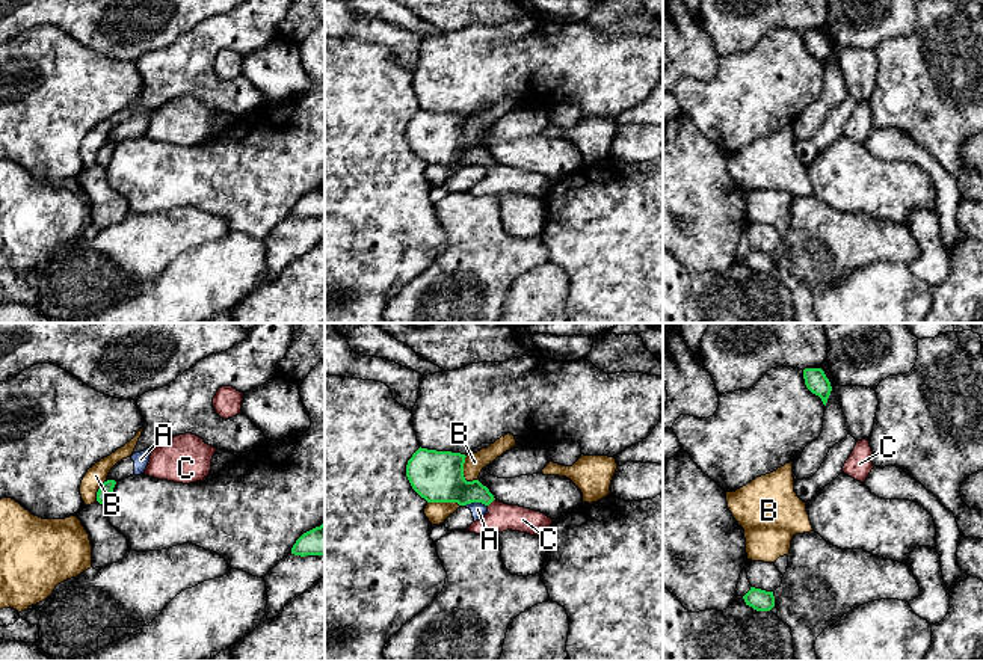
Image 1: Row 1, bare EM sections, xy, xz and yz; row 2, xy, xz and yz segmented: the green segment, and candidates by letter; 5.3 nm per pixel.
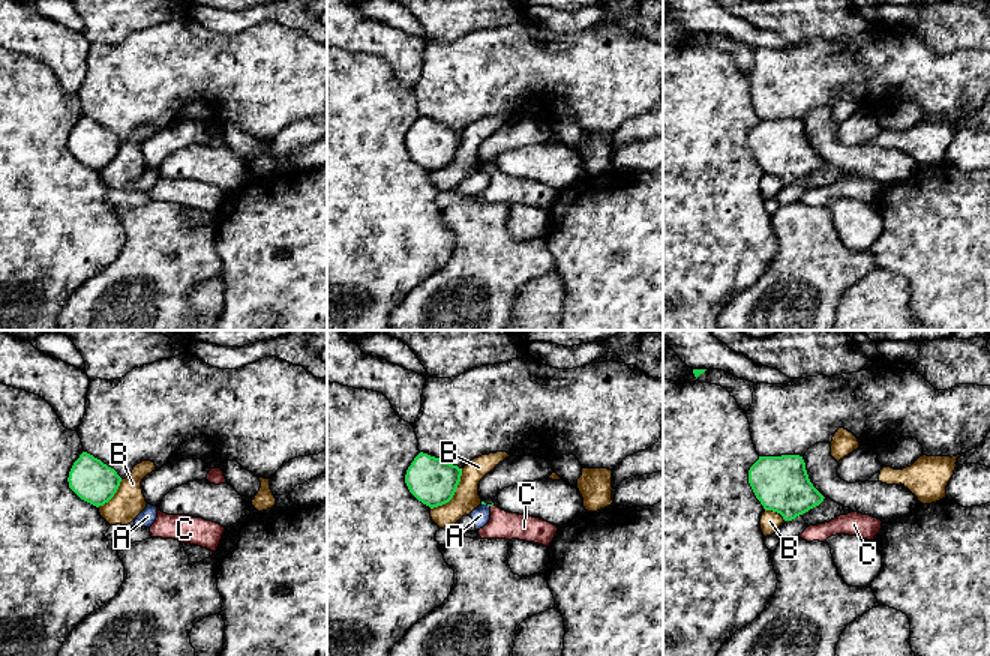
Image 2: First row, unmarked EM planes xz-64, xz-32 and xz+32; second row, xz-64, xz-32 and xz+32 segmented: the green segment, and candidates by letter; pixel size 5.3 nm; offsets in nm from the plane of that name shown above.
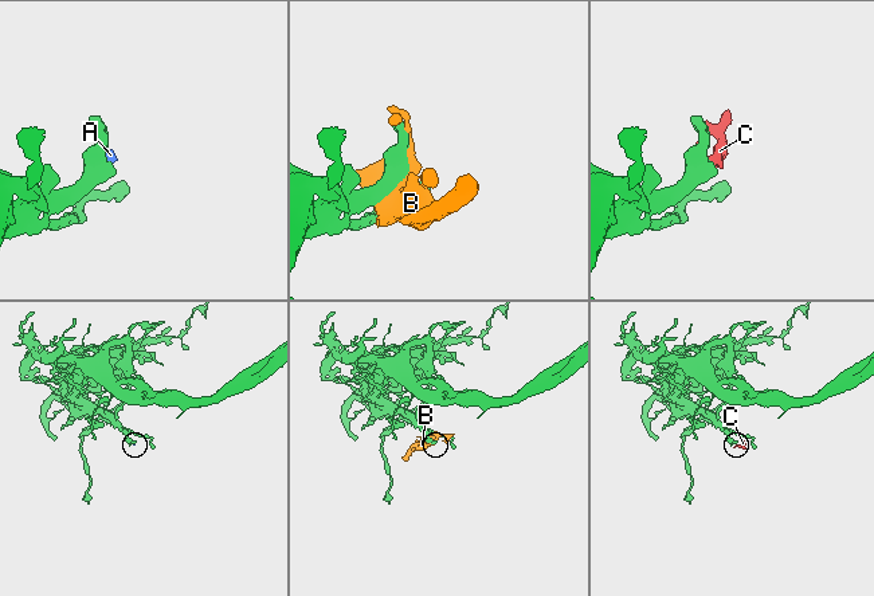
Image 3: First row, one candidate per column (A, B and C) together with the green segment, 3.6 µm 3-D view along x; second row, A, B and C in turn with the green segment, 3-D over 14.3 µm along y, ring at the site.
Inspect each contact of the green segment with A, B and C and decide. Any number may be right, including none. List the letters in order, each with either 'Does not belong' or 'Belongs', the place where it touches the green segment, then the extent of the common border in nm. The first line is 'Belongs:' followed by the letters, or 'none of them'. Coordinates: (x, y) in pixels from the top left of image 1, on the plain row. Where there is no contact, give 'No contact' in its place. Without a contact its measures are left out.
Belongs: C
A: Does not belong. Touches green at xz (476, 163). Shared border 120 nm
B: Does not belong. Touches green at xz (462, 136). Shared border 150 nm
C: Belongs. Touches green at xz (491, 163). Shared border 60 nm

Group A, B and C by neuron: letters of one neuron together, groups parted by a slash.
A B / C

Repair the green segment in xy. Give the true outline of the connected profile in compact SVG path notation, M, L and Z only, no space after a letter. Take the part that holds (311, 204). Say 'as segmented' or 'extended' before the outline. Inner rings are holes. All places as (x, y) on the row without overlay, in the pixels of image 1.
as segmented; M325 186L304 195L291 210L294 217L325 217Z

